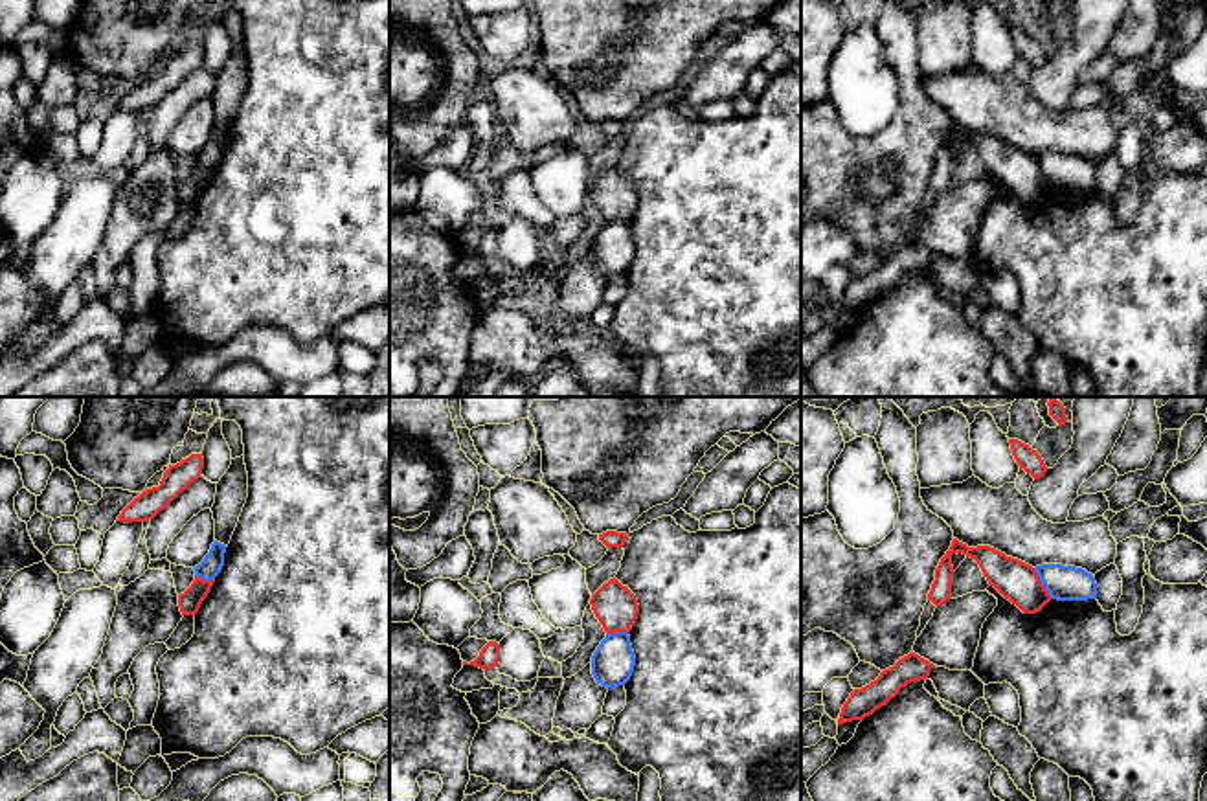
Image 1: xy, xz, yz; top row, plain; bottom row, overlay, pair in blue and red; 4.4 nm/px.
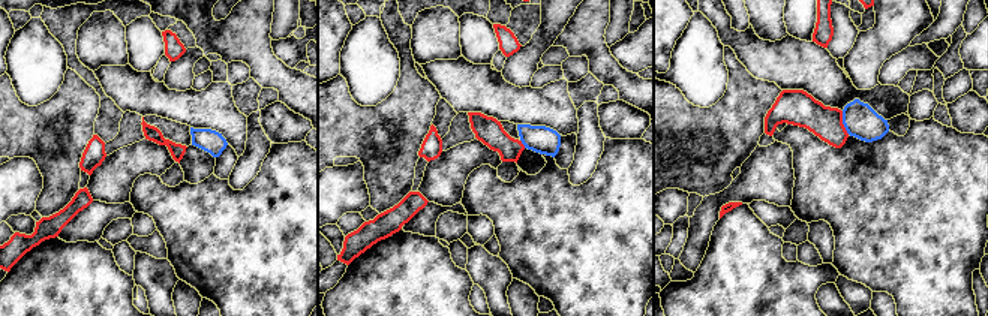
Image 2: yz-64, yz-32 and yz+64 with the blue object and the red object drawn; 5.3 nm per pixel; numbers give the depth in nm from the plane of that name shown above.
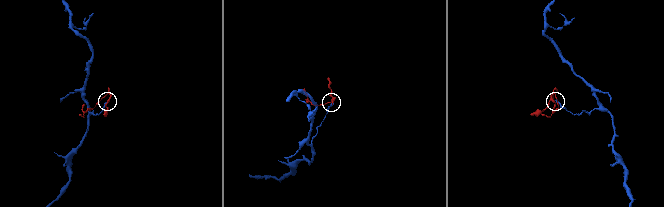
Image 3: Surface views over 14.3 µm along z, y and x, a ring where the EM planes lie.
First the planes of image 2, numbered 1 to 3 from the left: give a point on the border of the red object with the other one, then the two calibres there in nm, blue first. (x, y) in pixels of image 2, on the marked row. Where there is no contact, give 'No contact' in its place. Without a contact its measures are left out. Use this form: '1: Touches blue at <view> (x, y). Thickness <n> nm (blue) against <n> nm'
1: No contact
2: Touches blue at yz-32 (522, 143). Thickness 150 nm (blue) against 150 nm
3: Touches blue at yz+64 (843, 123). Thickness 180 nm (blue) against 190 nm

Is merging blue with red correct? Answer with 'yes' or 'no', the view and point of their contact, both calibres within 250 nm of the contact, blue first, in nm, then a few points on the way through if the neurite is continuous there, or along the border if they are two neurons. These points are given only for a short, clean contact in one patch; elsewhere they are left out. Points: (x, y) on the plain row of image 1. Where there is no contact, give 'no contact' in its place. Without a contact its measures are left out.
no; contact yz (1042, 171); calibres 160 and 180 nm; border yz (1033, 157), (1053, 186)

